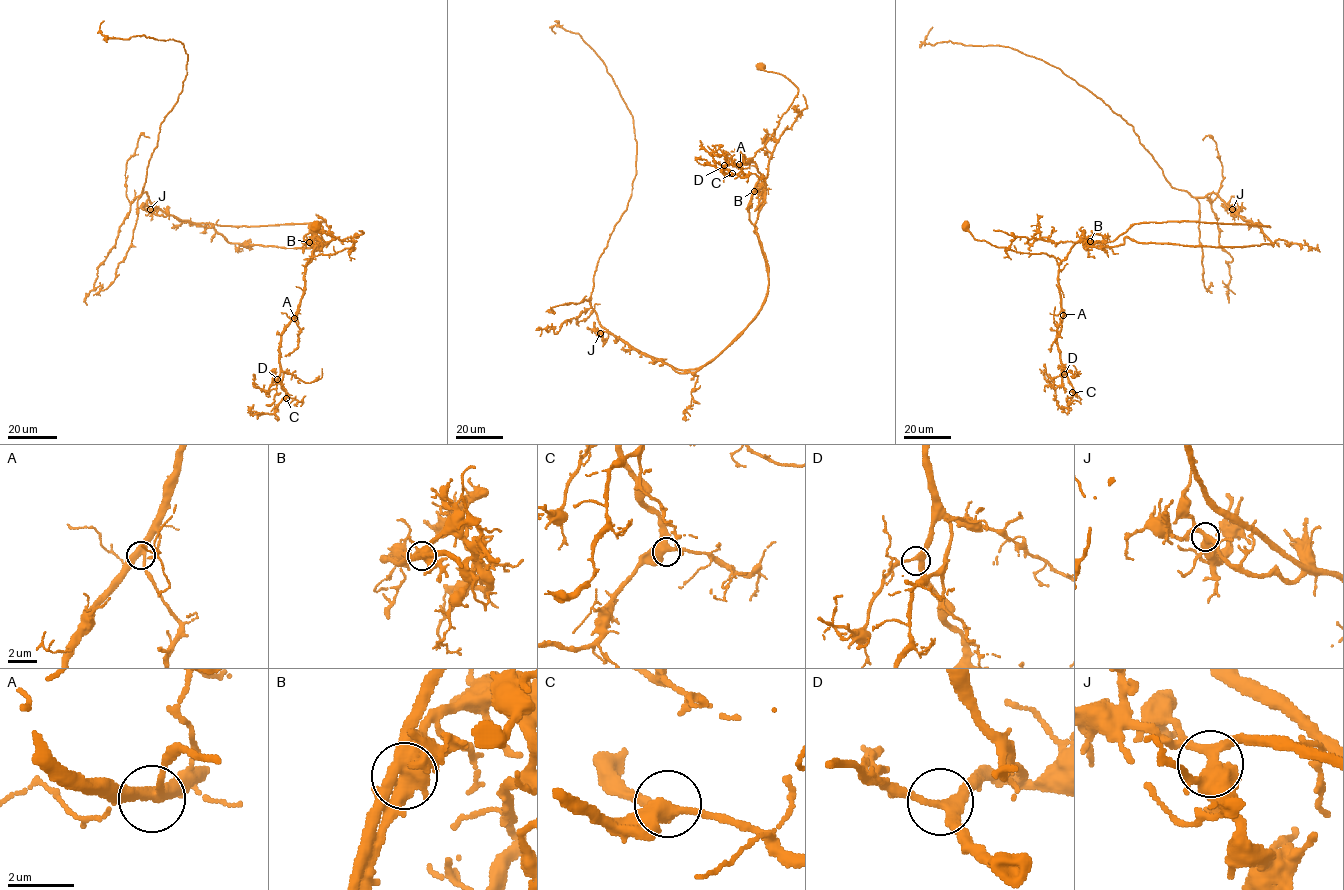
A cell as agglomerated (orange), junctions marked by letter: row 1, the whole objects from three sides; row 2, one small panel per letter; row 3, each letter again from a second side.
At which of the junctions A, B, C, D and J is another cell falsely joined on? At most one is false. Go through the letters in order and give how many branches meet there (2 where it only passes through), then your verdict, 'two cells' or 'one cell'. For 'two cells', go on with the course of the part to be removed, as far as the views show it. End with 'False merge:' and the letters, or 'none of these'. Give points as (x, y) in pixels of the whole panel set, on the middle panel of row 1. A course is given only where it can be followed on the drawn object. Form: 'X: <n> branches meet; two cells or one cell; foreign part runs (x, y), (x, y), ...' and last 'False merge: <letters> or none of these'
A: 3 branches meet; one cell
B: 3 branches meet; two cells; foreign part runs (754, 191), (764, 194), (754, 225), (768, 293), (736, 338), (695, 372), (678, 373), (602, 331), (604, 343)
C: 3 branches meet; one cell
D: 3 branches meet; one cell
J: 3 branches meet; one cell
False merge: B

